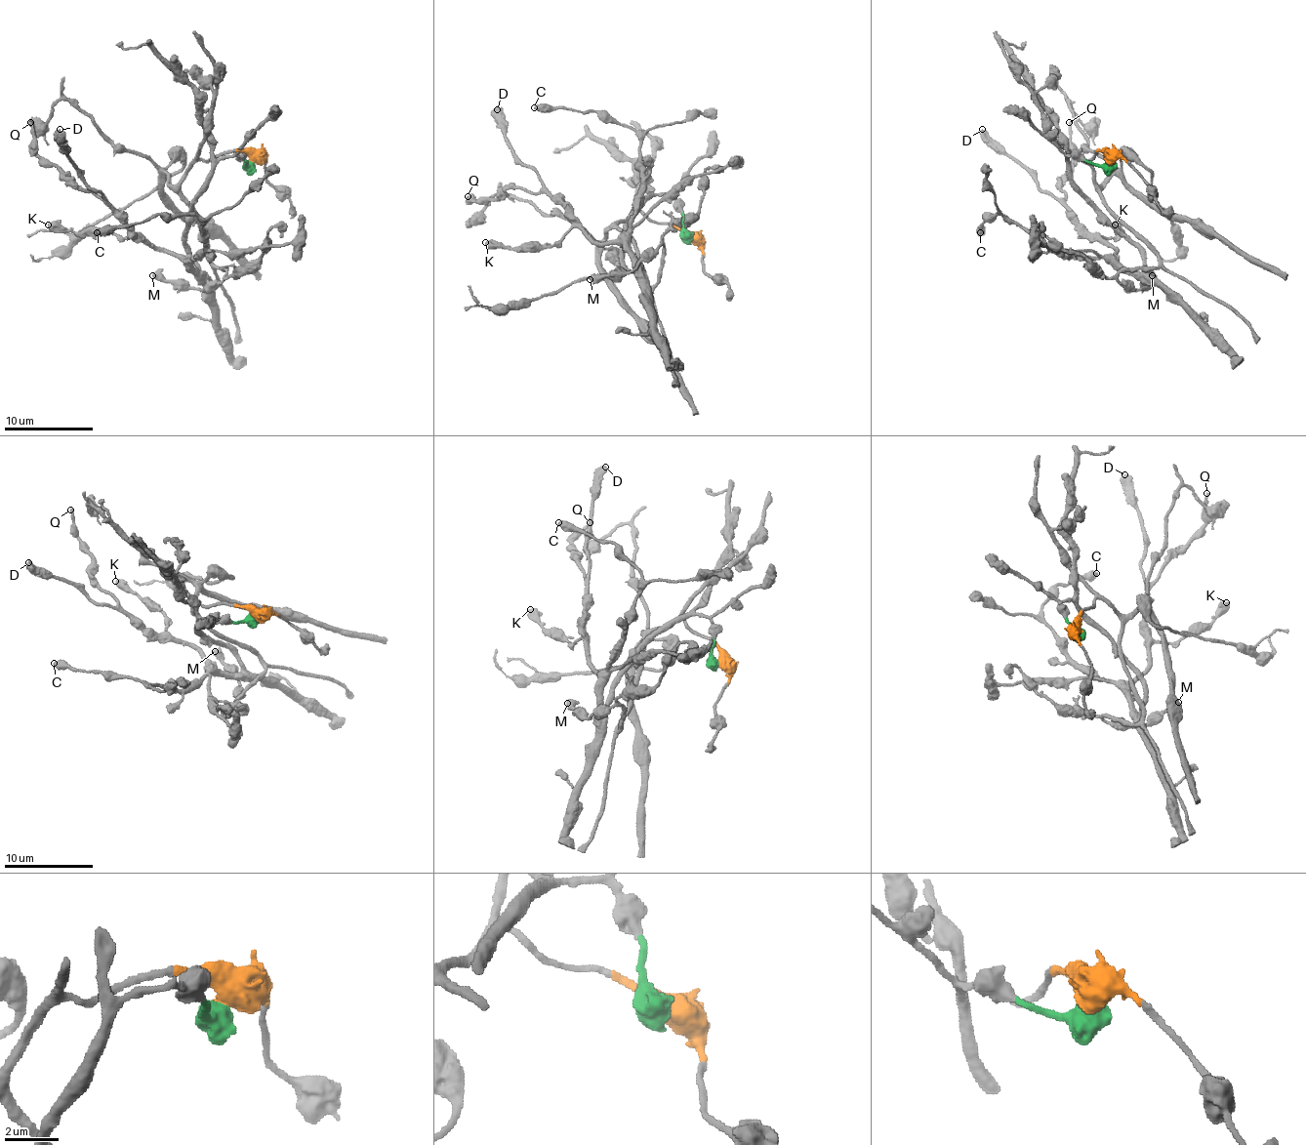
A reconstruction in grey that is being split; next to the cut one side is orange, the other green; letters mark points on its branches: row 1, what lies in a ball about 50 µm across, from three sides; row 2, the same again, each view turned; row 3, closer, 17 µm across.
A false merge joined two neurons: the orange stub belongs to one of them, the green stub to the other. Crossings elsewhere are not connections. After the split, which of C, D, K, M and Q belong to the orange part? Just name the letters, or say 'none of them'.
M

